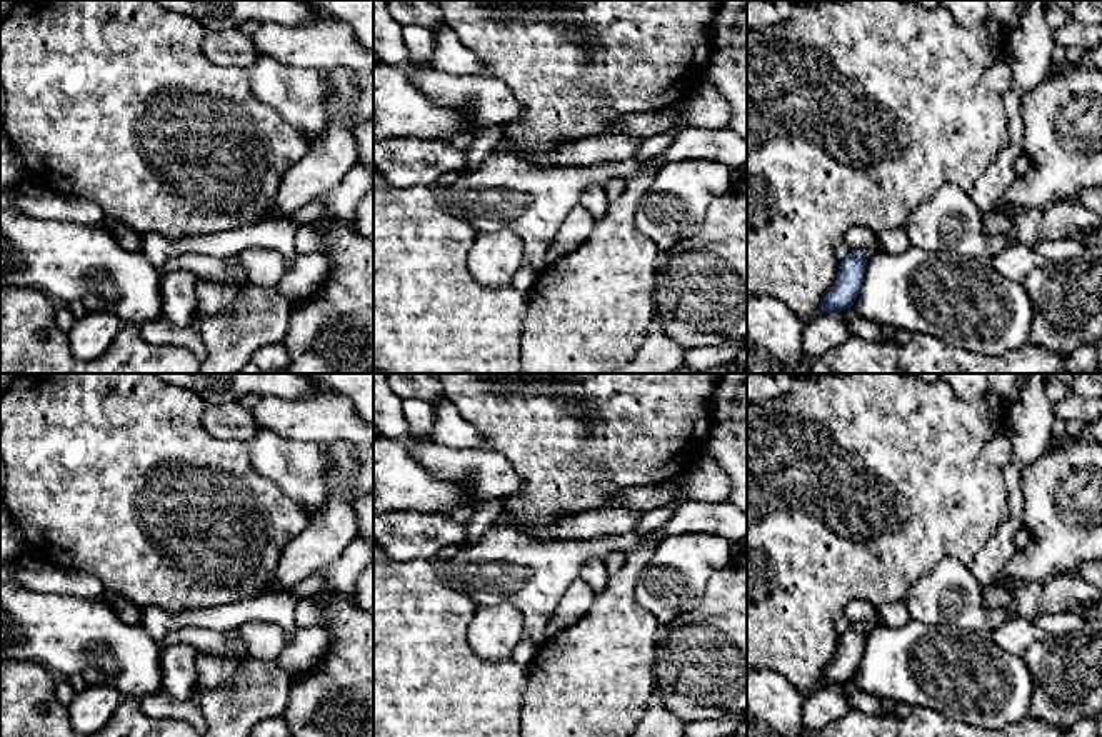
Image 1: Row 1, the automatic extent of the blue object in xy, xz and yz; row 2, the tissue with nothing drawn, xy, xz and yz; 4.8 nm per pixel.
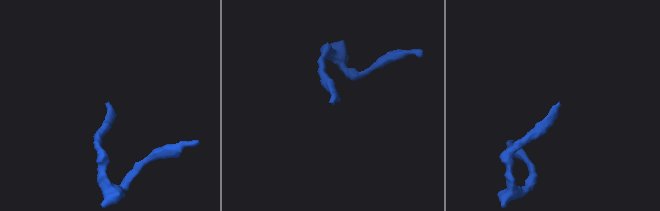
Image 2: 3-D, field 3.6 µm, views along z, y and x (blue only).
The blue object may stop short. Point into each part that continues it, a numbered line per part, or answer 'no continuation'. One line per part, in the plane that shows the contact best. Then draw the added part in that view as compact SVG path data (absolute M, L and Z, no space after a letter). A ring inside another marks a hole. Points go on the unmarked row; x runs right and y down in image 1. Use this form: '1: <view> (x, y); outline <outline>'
1: xy (127, 611); outline M117 595L117 599L112 604L112 609L127 624L133 624L137 619L142 619L140 607L125 599L123 595Z

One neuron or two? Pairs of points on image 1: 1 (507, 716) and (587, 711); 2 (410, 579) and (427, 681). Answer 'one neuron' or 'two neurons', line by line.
1: two neurons
2: one neuron

